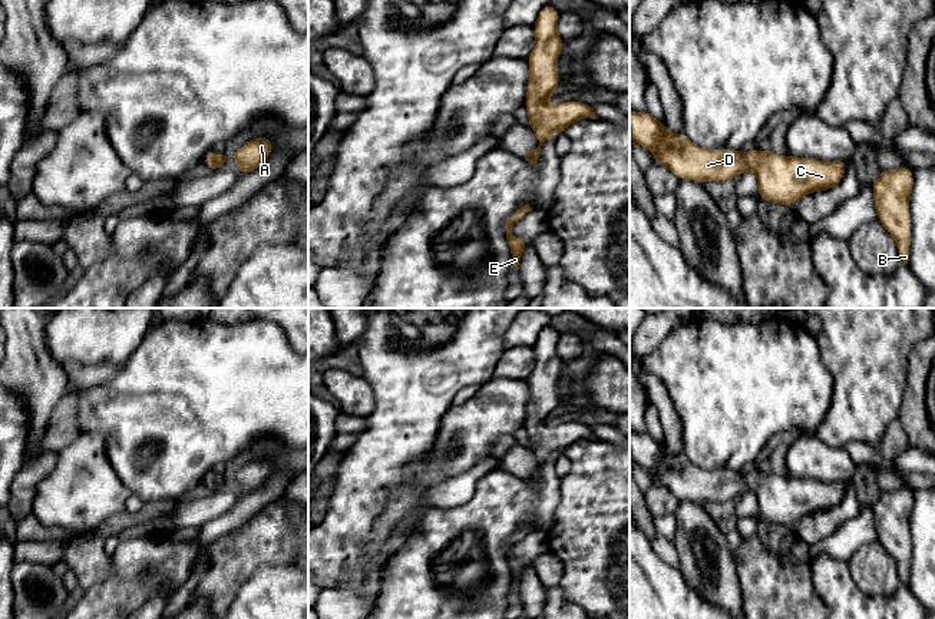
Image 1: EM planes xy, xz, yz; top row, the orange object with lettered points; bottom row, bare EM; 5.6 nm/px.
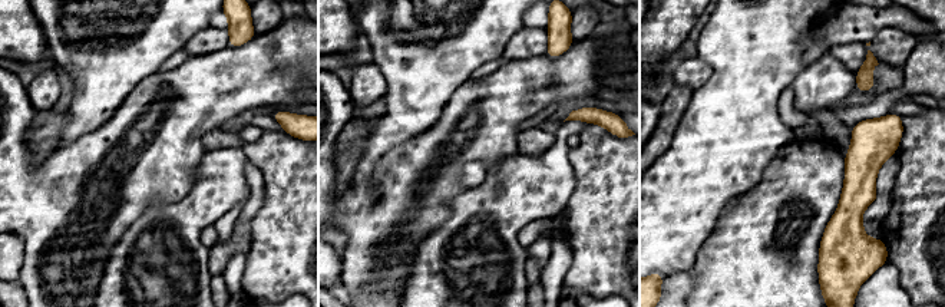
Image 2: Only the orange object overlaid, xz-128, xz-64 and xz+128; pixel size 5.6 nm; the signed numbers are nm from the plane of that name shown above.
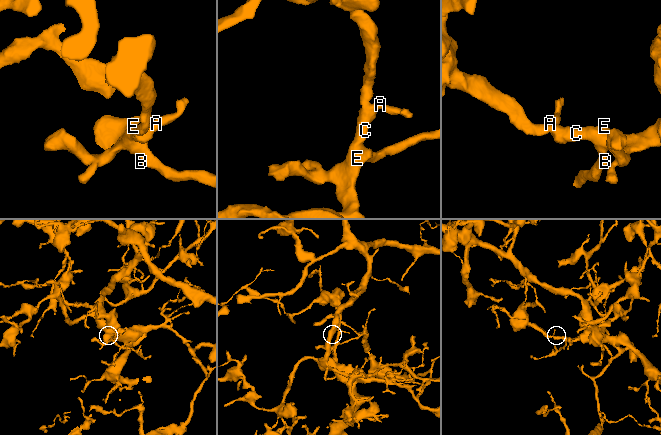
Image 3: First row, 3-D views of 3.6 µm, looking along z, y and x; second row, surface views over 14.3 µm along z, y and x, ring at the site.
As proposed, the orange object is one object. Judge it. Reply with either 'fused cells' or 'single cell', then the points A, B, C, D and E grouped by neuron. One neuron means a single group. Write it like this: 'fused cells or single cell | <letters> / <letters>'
single cell | A B C D E

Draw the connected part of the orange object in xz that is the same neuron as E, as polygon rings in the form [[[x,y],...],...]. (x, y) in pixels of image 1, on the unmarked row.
[[[525,526],[523,529],[515,532],[505,543],[506,560],[511,567],[511,573],[512,573],[511,589],[519,586],[521,576],[522,576],[523,570],[526,569],[526,566],[529,565],[528,560],[521,560],[521,559],[512,557],[511,552],[512,552],[513,546],[516,543],[519,543],[531,532],[532,530],[529,529],[529,526]]]

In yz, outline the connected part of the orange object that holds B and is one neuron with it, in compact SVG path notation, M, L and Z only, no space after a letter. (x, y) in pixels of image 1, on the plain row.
M911 489L881 491L872 504L878 542L893 557L902 585L909 582L909 519L913 507Z

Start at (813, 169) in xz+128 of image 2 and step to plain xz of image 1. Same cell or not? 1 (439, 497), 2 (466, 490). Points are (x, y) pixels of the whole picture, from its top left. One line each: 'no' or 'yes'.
1: no
2: no

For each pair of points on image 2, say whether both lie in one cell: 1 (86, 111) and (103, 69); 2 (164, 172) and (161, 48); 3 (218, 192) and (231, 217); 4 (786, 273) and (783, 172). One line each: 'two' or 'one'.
1: one
2: two
3: two
4: one

